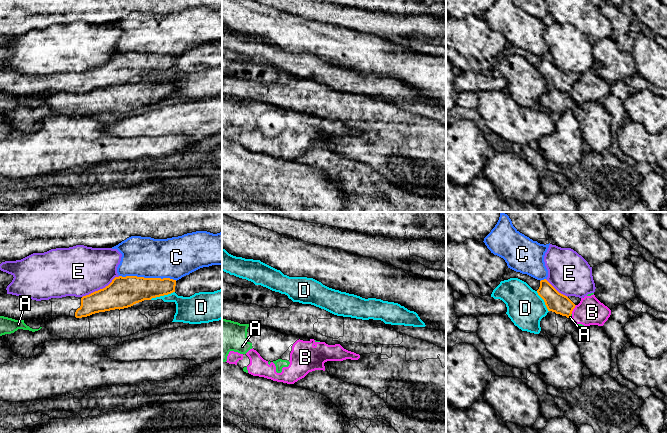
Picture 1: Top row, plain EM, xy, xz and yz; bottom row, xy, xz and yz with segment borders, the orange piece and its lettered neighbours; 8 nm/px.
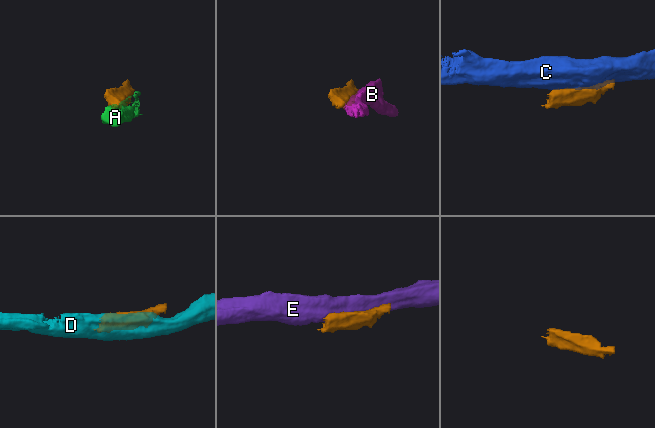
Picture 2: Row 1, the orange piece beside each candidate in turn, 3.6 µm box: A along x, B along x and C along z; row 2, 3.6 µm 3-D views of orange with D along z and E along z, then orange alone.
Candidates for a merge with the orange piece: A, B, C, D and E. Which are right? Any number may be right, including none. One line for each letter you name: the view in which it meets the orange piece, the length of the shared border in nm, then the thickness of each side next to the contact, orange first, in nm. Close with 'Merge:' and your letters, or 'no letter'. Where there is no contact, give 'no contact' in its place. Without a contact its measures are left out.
Merge: no letter

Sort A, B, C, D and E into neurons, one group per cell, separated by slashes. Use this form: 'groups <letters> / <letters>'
groups A B / C / D / E

